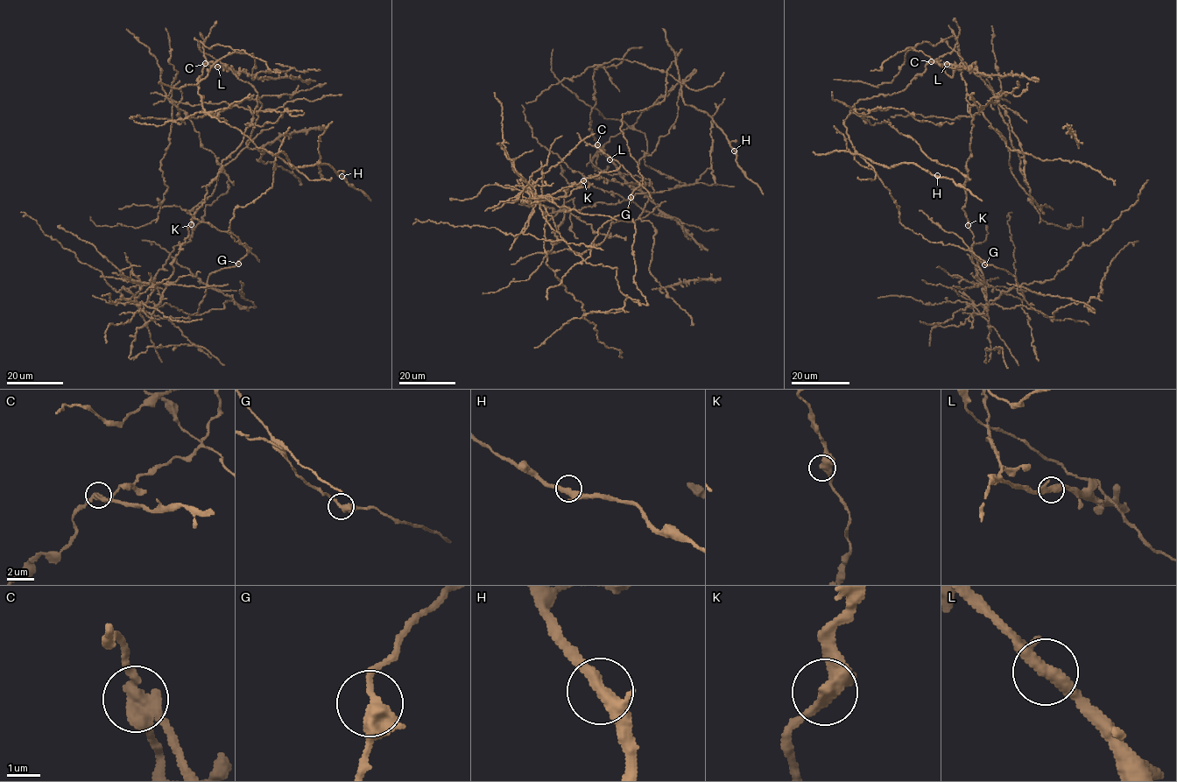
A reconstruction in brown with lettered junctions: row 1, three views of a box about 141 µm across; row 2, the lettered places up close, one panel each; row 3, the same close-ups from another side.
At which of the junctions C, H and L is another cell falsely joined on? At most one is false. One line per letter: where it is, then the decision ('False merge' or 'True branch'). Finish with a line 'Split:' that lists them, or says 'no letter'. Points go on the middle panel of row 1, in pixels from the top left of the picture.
C: Place: (597, 144). False merge
H: Place: (734, 151). True branch
L: Place: (609, 159). True branch
Split: C

